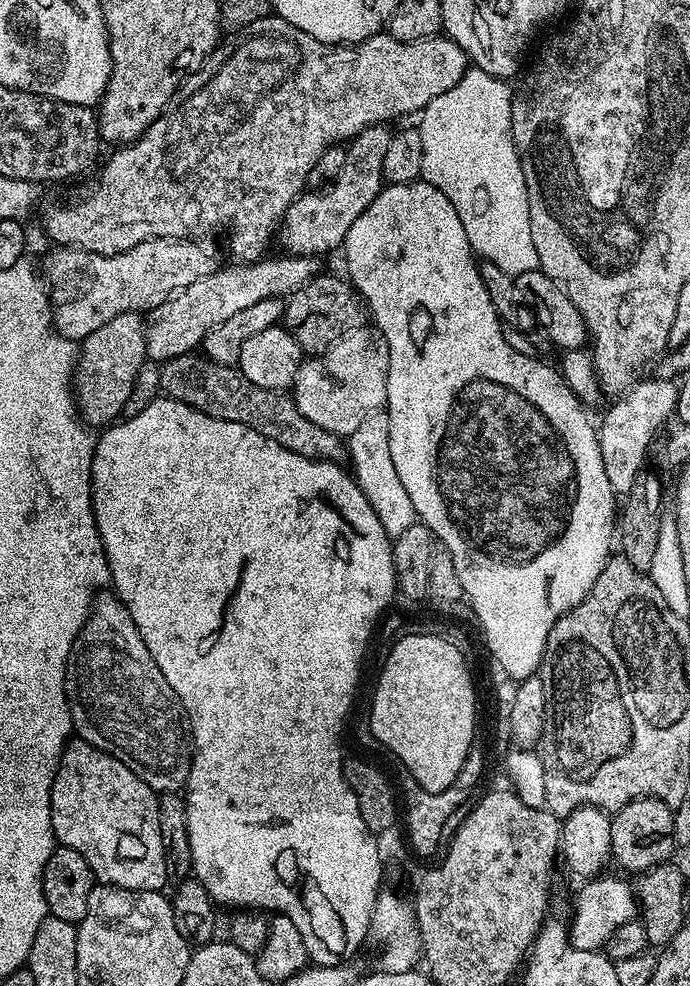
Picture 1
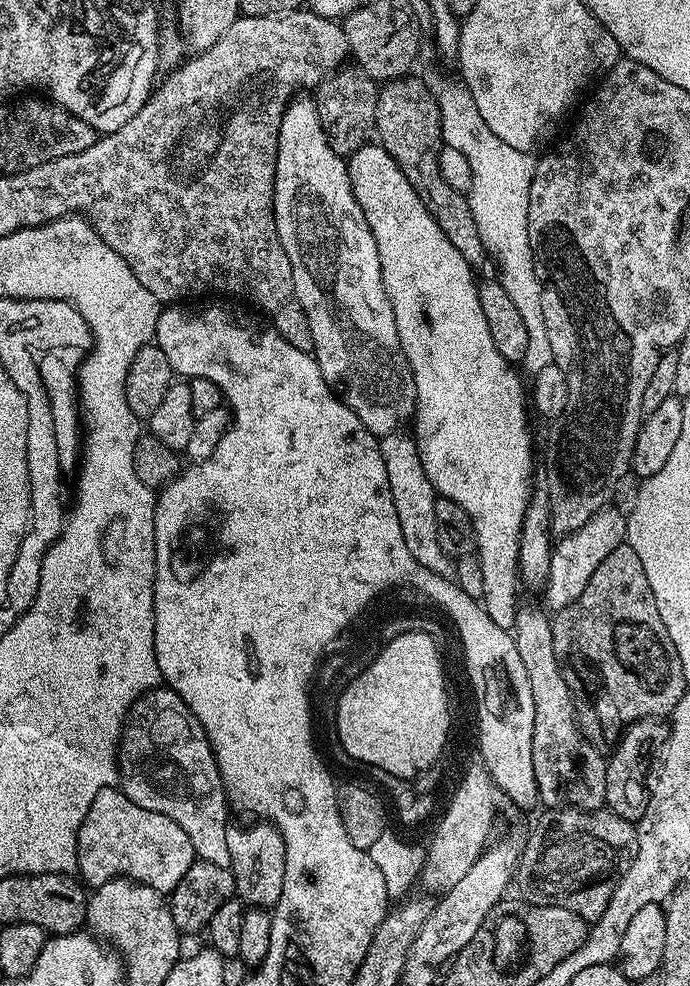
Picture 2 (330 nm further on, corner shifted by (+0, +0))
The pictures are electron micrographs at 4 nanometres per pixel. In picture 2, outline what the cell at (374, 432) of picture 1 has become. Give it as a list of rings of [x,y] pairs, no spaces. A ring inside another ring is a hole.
[[[398,431],[379,437],[382,462],[386,462],[386,478],[390,478],[394,510],[398,510],[398,523],[402,525],[402,538],[406,538],[406,550],[410,550],[410,554],[414,554],[416,561],[426,566],[426,570],[451,577],[454,560],[444,553],[442,546],[438,546],[438,522],[434,522],[434,502],[438,493],[430,478],[426,478],[426,470],[422,470],[422,458],[415,439],[404,435],[403,431]]]

